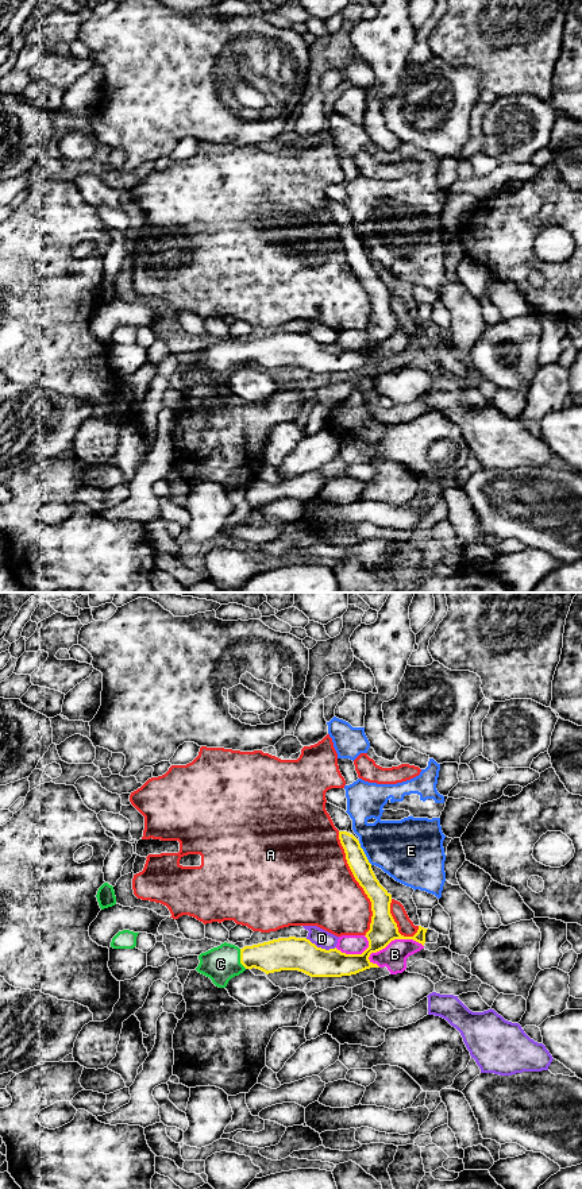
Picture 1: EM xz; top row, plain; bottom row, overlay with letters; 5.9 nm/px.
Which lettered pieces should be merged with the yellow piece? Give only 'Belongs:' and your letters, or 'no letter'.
Belongs: C

